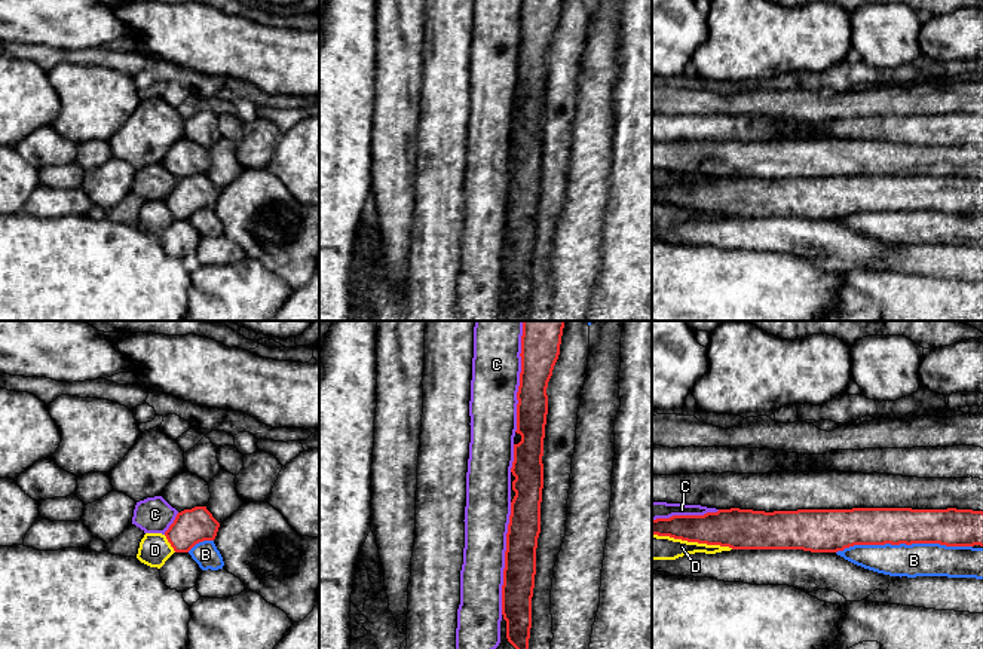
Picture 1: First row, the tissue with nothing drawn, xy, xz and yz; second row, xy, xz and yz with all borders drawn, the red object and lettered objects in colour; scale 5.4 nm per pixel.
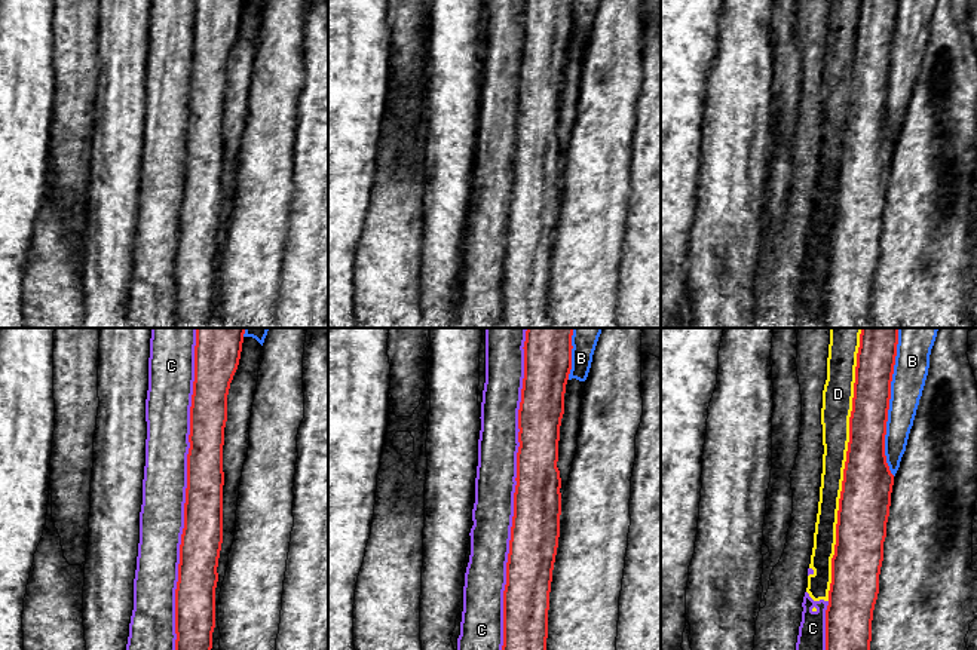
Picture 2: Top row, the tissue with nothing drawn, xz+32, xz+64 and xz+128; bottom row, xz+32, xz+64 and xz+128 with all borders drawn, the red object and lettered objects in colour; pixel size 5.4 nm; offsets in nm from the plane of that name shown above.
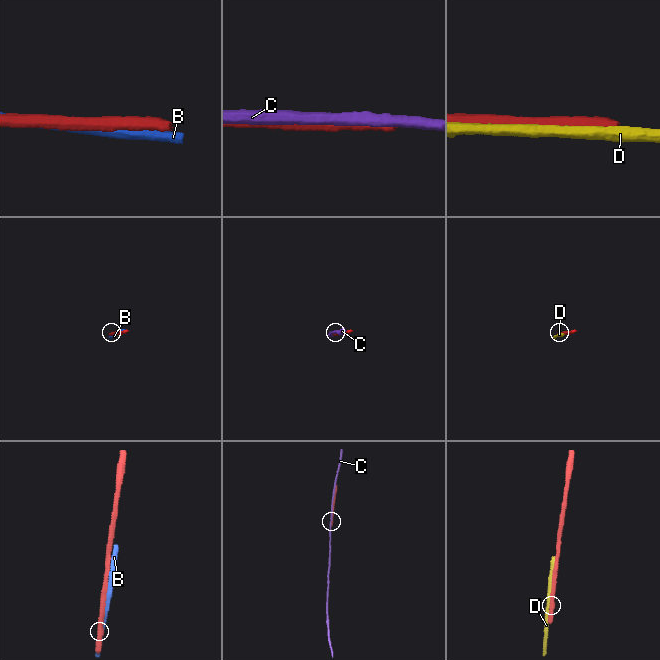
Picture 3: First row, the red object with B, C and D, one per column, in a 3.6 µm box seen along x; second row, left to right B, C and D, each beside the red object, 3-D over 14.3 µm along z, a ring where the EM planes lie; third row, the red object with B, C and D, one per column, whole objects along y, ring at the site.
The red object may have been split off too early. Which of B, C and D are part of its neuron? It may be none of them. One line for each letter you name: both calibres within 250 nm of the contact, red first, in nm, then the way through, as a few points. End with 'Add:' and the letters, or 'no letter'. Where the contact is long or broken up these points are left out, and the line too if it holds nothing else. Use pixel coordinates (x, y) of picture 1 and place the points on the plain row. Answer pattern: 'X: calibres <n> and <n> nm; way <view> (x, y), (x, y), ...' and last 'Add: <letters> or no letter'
Add: no letter

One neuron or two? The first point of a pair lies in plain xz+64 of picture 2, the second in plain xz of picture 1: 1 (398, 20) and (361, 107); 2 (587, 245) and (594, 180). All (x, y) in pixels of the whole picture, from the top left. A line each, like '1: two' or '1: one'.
1: two
2: one

